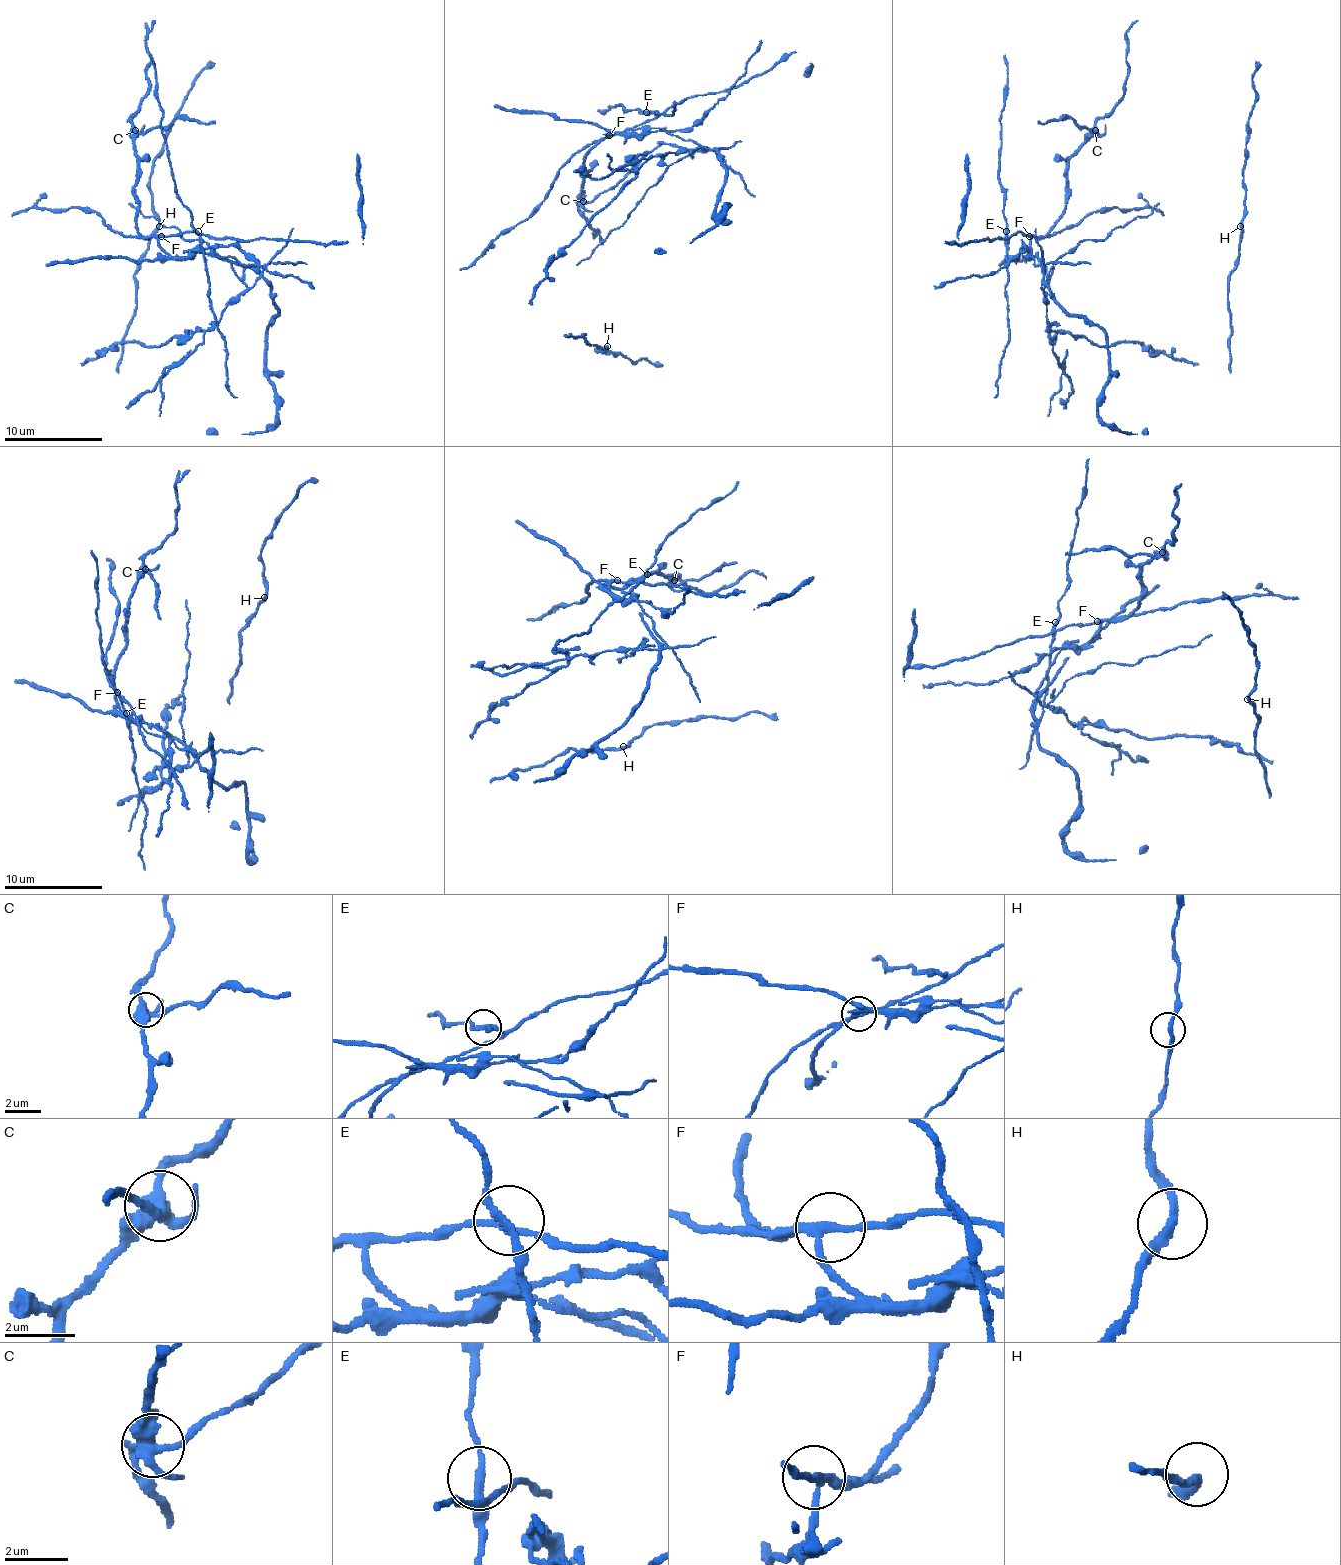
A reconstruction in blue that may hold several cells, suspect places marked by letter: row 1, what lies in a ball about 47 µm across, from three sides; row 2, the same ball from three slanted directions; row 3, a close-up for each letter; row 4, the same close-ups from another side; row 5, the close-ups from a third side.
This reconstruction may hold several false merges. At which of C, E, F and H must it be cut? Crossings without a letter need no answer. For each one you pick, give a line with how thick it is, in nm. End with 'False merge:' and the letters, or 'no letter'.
C: 440 nm
F: 190 nm
False merge: C, F

